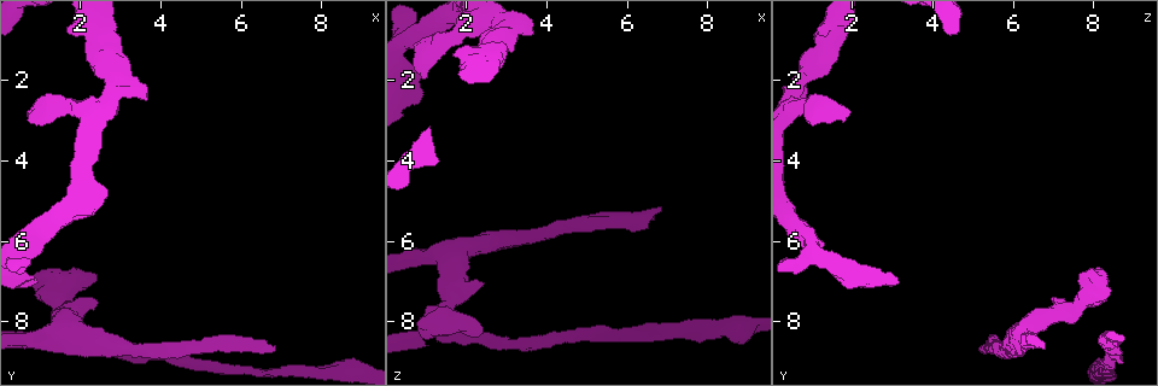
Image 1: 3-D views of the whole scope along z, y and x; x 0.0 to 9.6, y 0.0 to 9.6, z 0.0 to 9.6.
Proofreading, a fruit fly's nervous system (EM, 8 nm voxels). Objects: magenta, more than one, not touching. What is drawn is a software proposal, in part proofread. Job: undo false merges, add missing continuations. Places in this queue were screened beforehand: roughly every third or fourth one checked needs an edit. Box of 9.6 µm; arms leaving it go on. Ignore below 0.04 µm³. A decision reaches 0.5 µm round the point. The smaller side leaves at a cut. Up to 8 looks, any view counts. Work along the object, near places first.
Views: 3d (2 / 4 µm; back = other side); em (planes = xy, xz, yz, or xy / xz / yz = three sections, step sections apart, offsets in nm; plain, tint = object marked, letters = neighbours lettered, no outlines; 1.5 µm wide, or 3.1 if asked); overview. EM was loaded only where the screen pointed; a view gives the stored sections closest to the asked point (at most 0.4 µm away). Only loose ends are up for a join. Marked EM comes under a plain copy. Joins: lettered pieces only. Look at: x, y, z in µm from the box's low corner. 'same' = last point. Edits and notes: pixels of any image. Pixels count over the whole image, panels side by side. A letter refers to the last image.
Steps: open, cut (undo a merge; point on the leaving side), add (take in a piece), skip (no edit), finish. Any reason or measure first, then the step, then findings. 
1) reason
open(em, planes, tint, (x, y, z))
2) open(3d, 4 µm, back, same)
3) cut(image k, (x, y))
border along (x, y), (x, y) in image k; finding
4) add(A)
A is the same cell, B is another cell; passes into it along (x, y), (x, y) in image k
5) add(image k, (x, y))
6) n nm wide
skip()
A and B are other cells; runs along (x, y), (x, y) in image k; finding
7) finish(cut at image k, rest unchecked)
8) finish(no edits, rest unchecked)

open(em, planes, letters, (6.90, 8.65, 5.10))

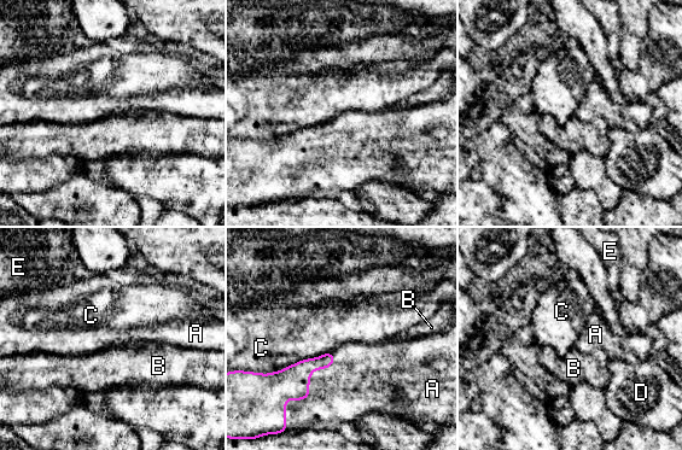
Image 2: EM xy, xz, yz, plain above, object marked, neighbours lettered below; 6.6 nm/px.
add(image 2, (350, 366))
A is the same cell, B, C, D and E are other cells; passes into it along (292, 383), (314, 370), (350, 366) in image 2; the cell continues

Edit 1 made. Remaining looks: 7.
branch stops here
open(3d, 2 µm, (2.40, 7.60, 7.05))

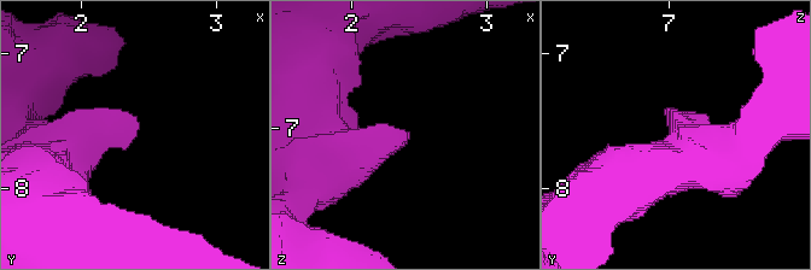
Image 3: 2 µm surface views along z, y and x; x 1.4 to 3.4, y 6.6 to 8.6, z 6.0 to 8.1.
open(em, xy, step 4, letters, (2.42, 7.56, 7.08))

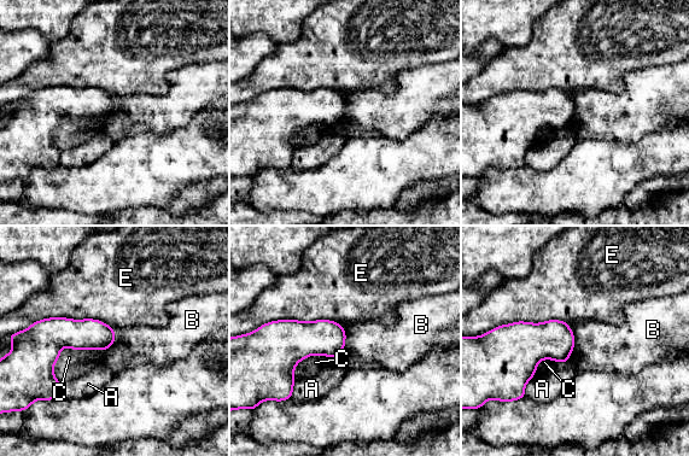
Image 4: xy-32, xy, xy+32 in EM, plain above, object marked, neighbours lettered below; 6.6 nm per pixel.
skip()
A, B, C and E are other cells; border along (566, 322), (574, 339), (567, 361) in image 4; none of them fits

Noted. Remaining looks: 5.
an open end
open(3d, 4 µm, (1.05, 2.90, 1.85))

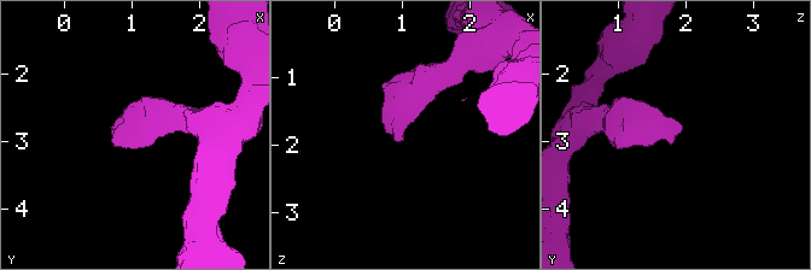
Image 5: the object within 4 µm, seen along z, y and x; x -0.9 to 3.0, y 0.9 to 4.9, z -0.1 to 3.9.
now the EM
open(em, planes, letters, (1.05, 2.85, 1.90))

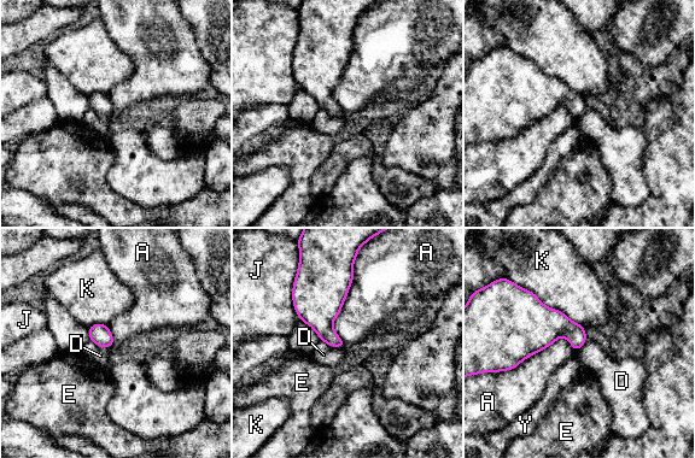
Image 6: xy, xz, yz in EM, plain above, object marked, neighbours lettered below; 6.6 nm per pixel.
skip()
A, D, E, J, K and Y are other cells; border along (355, 260), (333, 322), (344, 344) in image 6; none of them fits

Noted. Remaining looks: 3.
finish(add at image 2, rest unchecked)

